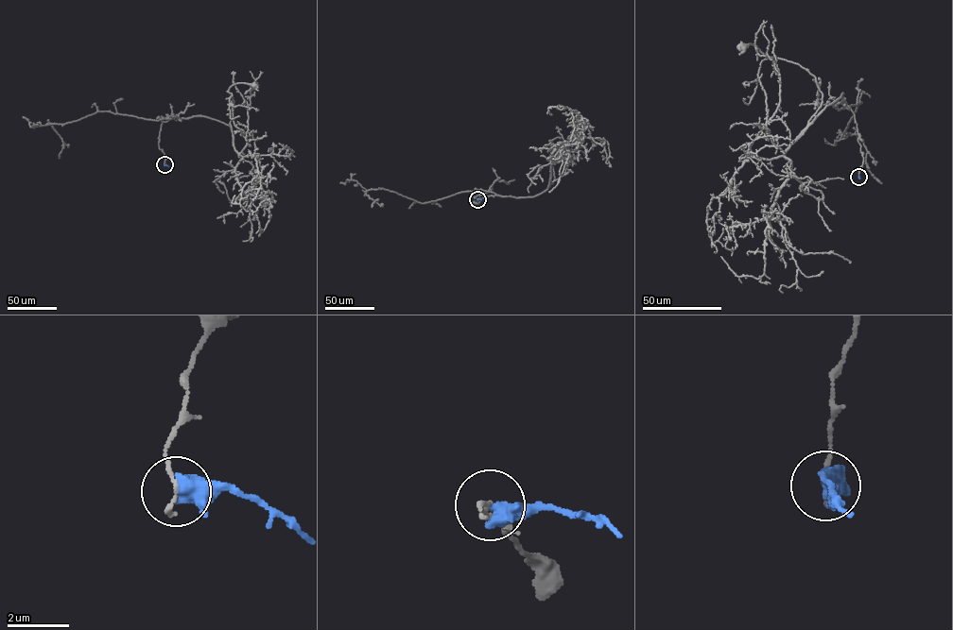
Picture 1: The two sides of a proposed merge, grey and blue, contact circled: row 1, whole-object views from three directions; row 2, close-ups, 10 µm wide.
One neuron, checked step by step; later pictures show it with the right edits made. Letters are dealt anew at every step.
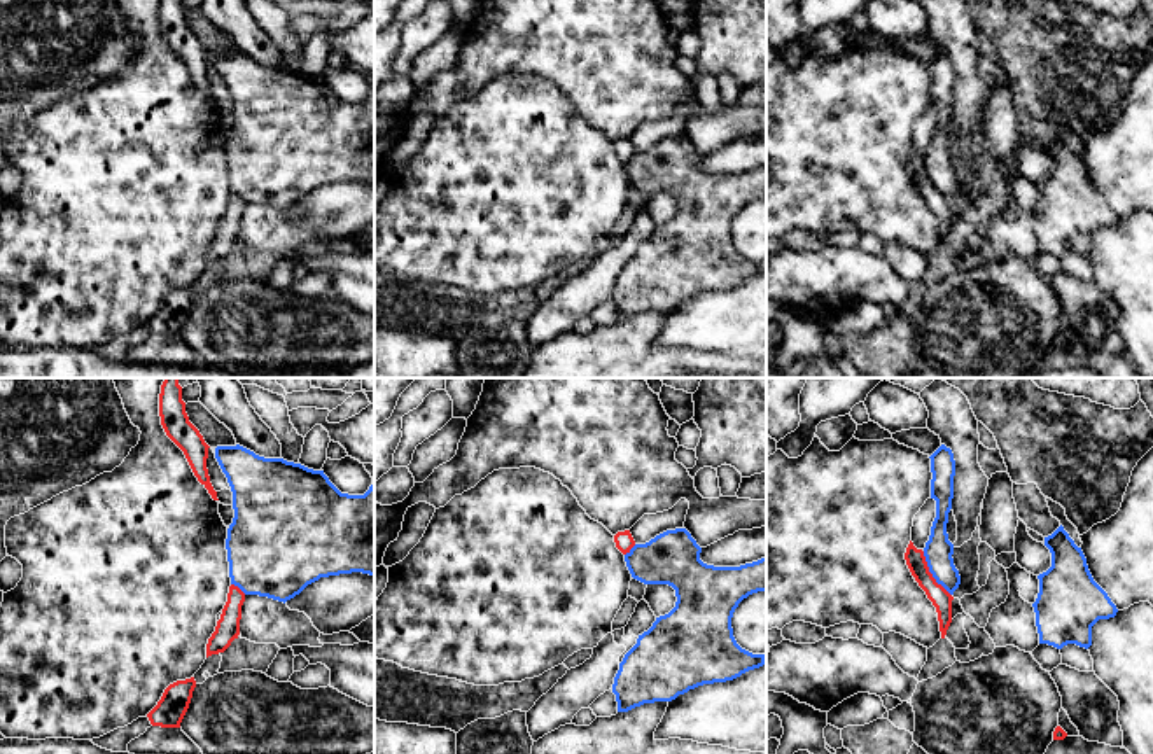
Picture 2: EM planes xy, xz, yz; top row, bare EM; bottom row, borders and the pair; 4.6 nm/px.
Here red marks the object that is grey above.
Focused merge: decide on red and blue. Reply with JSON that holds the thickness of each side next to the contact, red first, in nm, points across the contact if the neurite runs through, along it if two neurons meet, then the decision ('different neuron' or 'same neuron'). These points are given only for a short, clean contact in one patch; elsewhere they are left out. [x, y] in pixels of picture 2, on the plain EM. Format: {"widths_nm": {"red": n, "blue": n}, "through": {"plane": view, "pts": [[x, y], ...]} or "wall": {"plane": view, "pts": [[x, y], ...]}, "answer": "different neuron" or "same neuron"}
{"widths_nm": {"red": 90, "blue": 130}, "wall": {"plane": "yz", "pts": [[922, 160], [928, 179], [950, 203]]}, "answer": "different neuron"}

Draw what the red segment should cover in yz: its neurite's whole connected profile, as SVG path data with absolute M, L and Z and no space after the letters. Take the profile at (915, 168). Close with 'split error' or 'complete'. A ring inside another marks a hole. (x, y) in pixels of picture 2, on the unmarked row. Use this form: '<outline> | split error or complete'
M912 149L906 156L905 168L912 184L915 185L919 194L926 199L927 206L936 215L941 247L945 247L947 238L952 231L954 205L941 192L936 191L936 187L929 180L924 159L917 157Z | complete

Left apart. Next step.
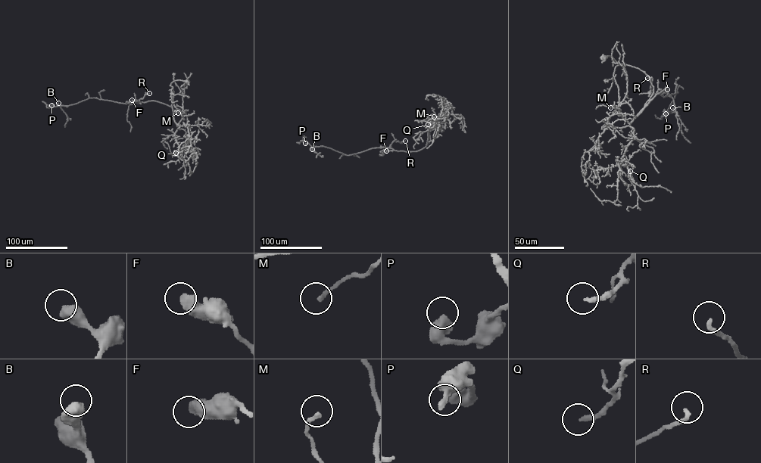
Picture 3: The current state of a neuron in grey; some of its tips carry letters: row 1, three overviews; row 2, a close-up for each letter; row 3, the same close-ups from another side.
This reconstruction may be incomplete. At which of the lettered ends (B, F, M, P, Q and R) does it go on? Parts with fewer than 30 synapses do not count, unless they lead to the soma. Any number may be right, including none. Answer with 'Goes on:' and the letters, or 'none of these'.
Goes on: none of these

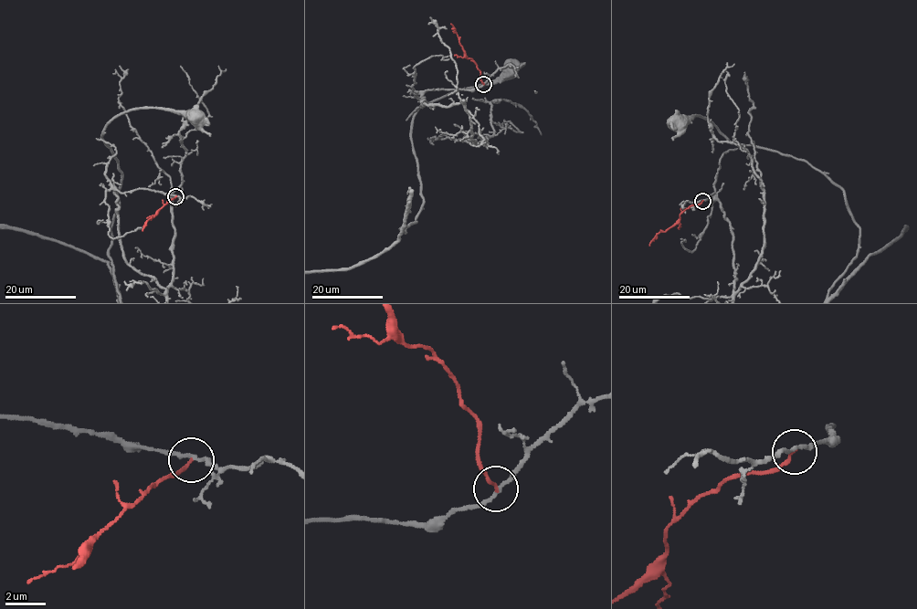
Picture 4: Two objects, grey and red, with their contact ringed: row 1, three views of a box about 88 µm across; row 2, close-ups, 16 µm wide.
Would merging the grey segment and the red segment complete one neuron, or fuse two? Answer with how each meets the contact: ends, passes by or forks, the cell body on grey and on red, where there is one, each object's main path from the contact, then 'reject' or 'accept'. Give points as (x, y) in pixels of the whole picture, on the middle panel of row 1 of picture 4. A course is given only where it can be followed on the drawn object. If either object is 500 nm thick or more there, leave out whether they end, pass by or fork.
grey passes by; red ends there; cell body of grey at (511, 68); no cell body on red; grey runs (483, 84), (421, 95), (420, 105), (464, 100), (413, 152), (405, 233), (423, 201), (414, 113), (512, 69); red runs (483, 84), (476, 64), (467, 57), (450, 24); reject

